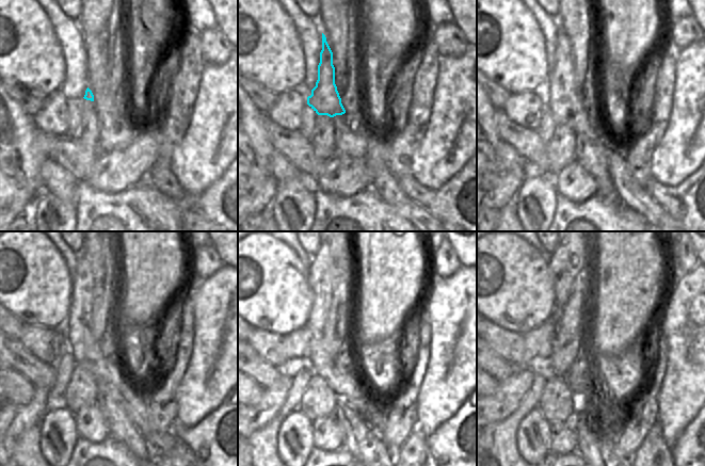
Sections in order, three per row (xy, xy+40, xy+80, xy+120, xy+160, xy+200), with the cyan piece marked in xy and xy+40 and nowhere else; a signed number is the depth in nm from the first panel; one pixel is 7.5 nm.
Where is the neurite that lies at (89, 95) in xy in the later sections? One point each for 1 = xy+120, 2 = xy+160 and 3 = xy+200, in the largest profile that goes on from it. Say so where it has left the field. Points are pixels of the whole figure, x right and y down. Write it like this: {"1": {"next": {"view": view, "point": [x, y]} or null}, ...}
{"1": {"next": {"view": "xy+120", "point": [85, 349]}}, "2": {"next": {"view": "xy+160", "point": [333, 254]}}, "3": {"next": {"view": "xy+200", "point": [570, 257]}}}

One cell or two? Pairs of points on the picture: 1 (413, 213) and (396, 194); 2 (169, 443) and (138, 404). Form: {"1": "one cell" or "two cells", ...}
{"1": "one cell", "2": "one cell"}

